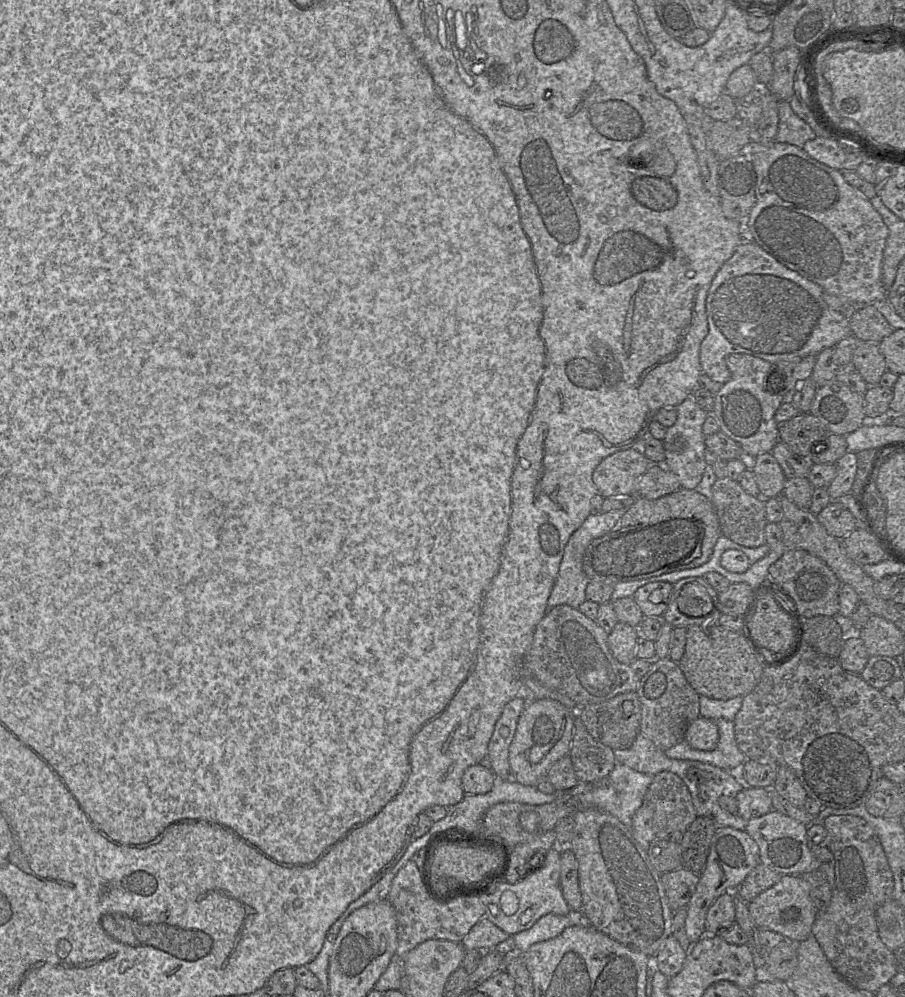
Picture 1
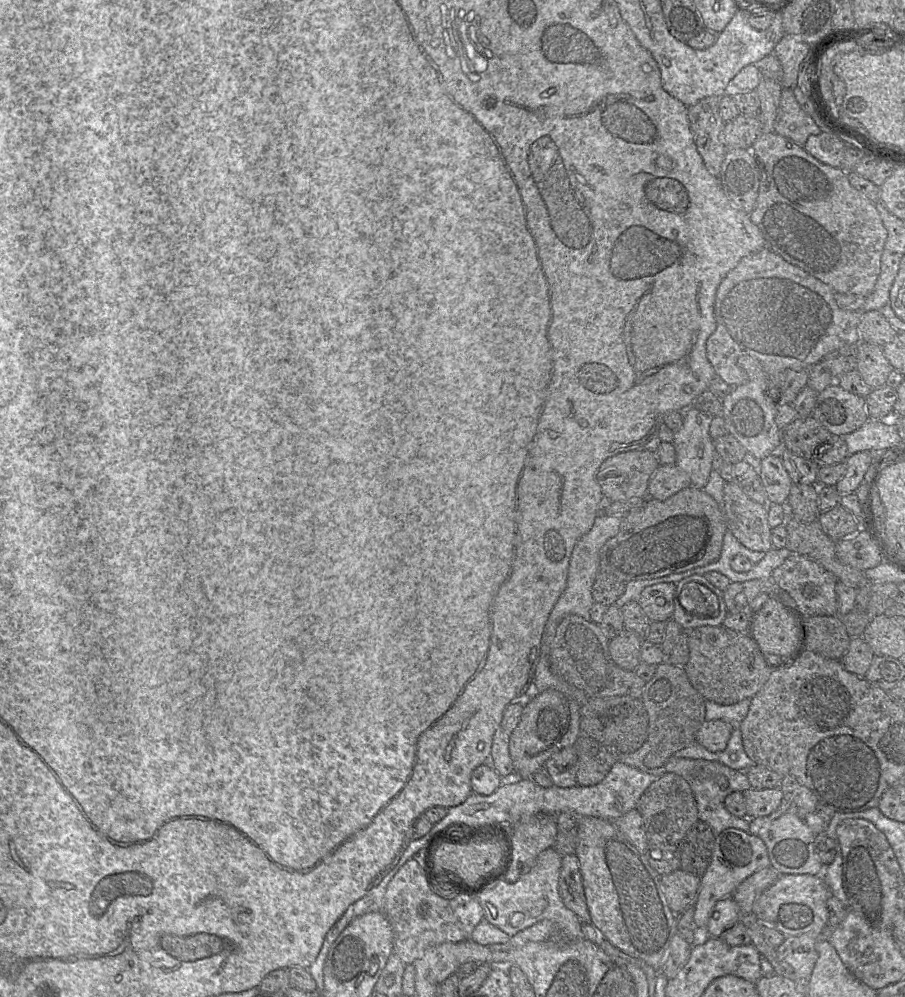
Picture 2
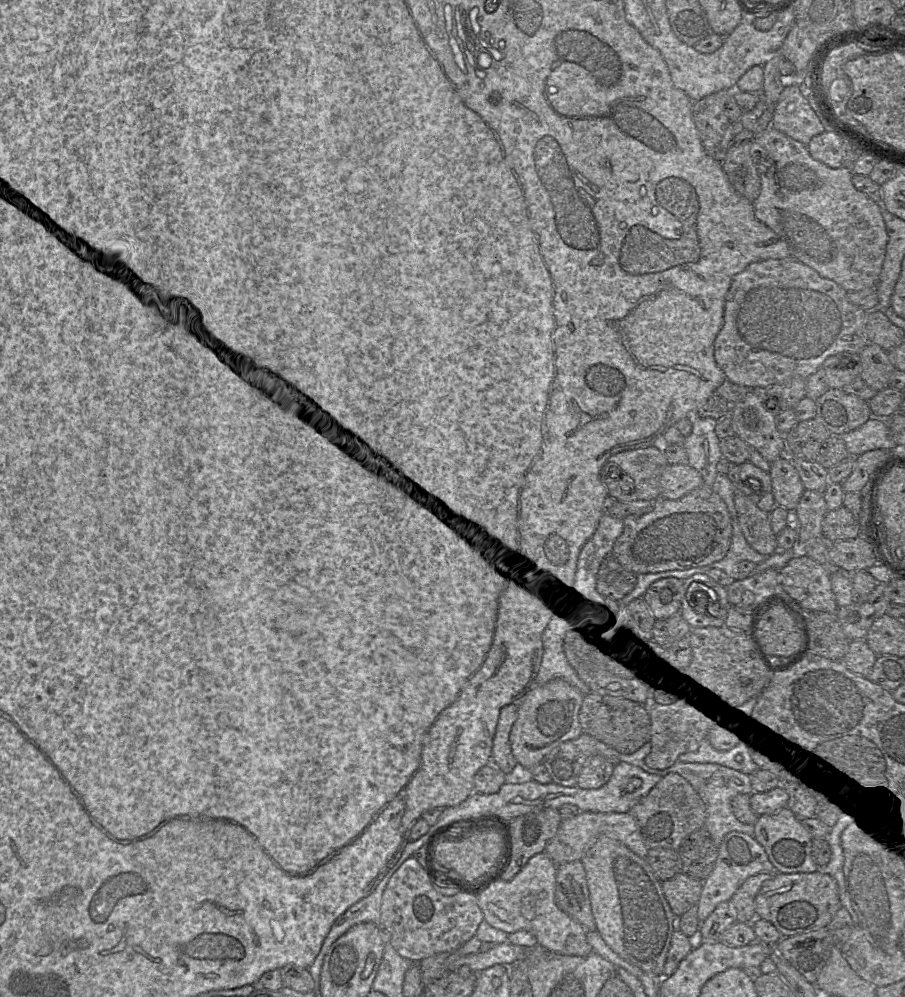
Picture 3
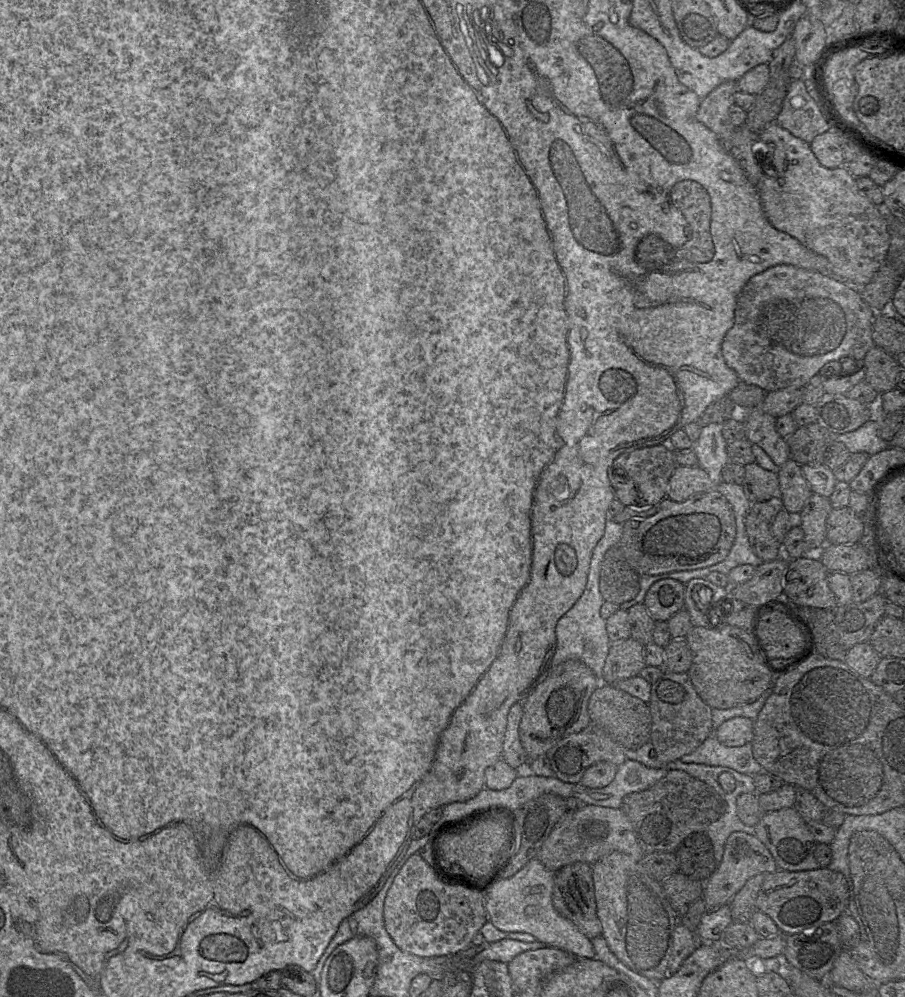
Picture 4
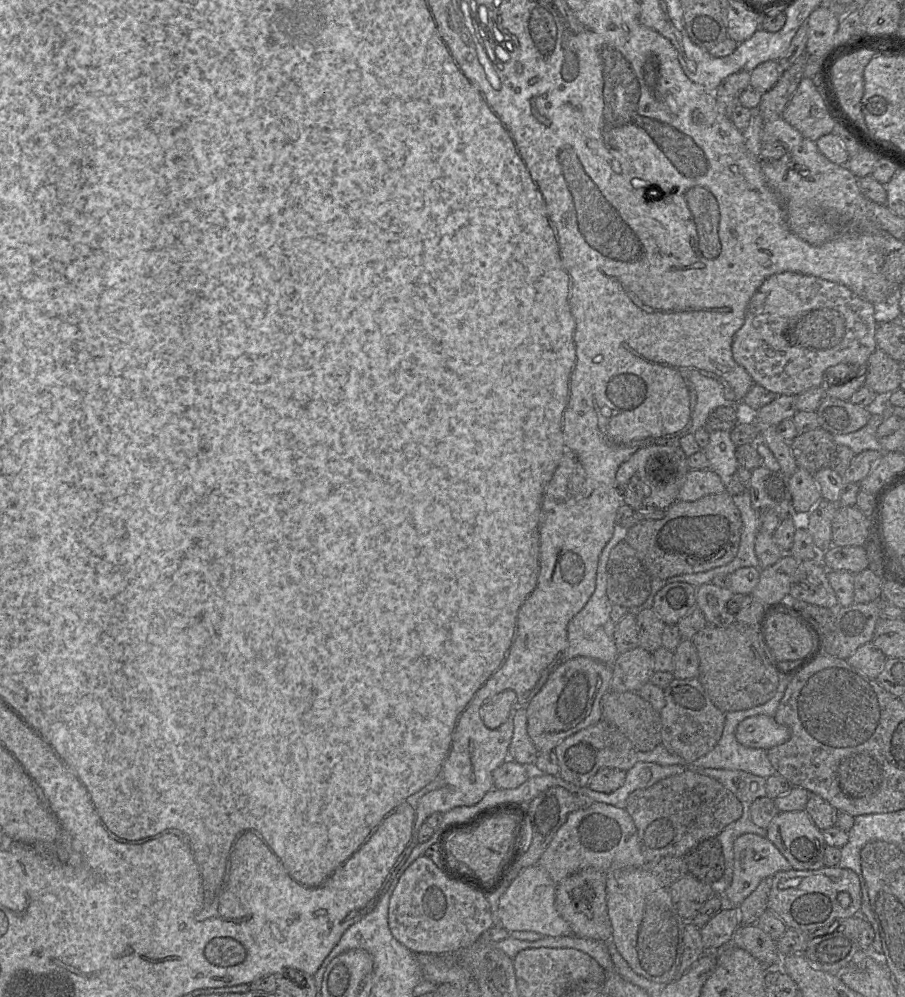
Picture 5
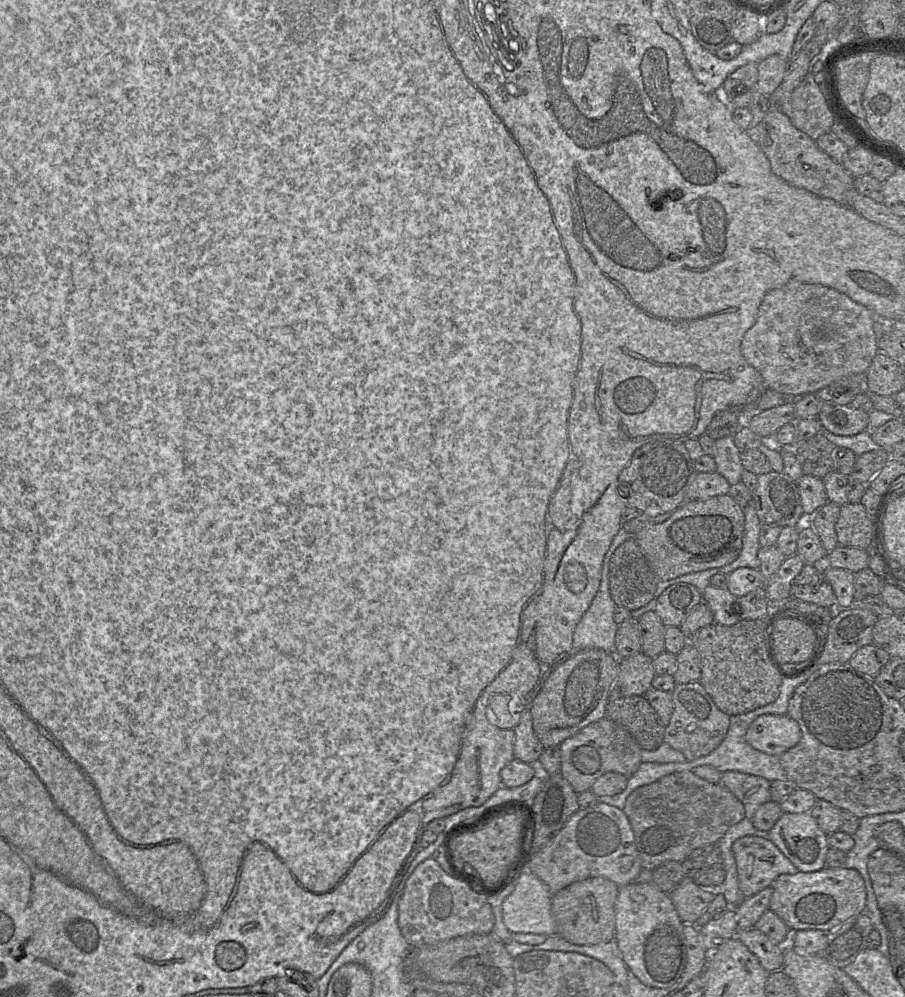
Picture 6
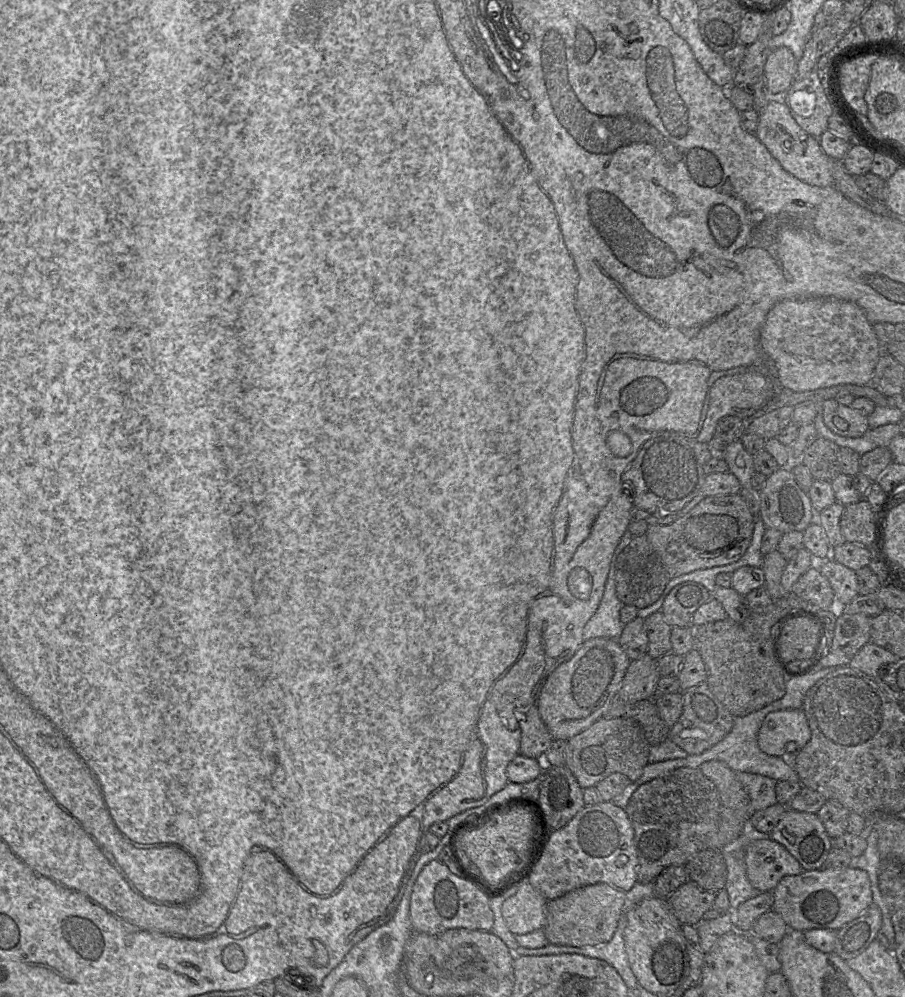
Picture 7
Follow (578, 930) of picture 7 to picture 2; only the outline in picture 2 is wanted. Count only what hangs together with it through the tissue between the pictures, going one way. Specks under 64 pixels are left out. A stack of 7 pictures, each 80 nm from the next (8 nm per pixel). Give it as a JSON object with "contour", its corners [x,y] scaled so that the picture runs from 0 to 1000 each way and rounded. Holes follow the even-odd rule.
{"contour":[[[635,857],[621,859],[618,897],[623,908],[633,914],[642,926],[654,926],[645,896],[640,864]]]}

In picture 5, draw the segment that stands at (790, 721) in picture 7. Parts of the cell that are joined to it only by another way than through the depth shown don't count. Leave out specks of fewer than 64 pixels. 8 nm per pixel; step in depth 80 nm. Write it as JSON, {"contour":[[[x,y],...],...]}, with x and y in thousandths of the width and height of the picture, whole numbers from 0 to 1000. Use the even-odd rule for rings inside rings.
{"contour":[[[836,717],[822,721],[813,730],[813,740],[823,749],[850,752],[869,744],[871,730],[860,726],[854,719]]]}

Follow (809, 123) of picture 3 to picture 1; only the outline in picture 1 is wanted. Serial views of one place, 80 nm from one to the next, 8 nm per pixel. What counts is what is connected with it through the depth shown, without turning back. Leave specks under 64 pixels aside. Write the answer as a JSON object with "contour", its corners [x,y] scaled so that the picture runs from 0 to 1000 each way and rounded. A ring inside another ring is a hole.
{"contour":[[[872,100],[860,102],[860,117],[857,142],[887,148],[892,141],[903,137],[896,127],[877,113]]]}

